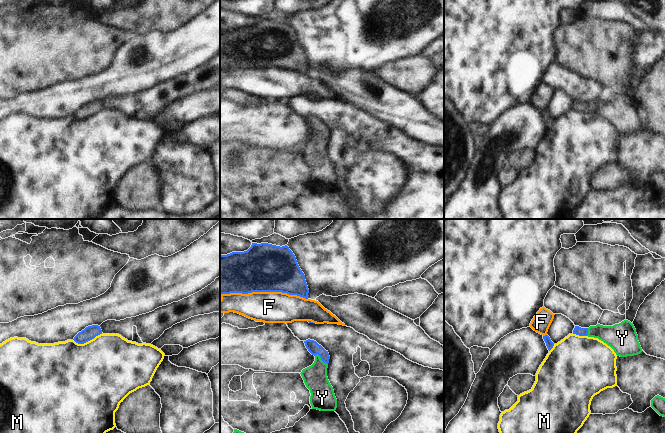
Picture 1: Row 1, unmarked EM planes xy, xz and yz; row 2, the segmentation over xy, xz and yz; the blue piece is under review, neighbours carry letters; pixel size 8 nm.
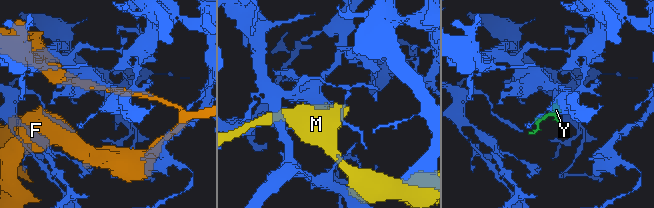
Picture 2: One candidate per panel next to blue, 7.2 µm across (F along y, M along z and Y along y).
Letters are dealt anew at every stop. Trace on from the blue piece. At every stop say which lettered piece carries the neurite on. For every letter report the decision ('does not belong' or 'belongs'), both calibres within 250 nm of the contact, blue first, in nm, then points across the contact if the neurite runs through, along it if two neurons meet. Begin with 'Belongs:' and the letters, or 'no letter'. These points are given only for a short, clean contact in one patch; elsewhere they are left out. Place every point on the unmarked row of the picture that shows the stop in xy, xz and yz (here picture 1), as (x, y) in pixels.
Belongs: Y
F: does not belong | 380/260 nm
M: does not belong | 110/500 nm
Y: belongs | 100/190 nm | across xz (314, 124), (320, 133), (320, 142), (315, 154)

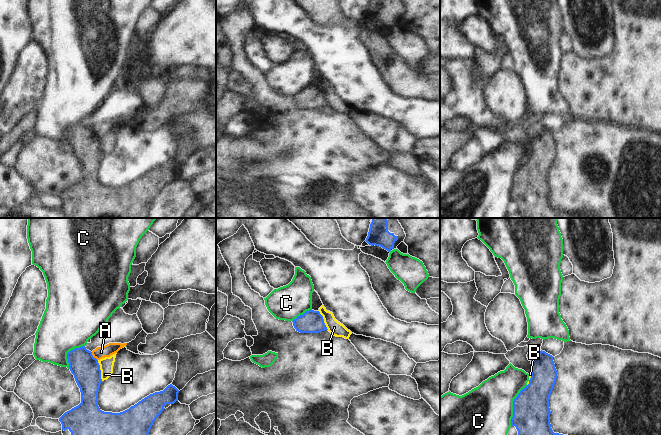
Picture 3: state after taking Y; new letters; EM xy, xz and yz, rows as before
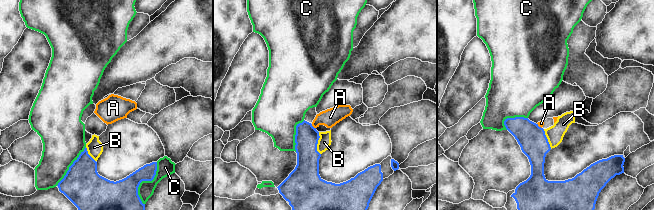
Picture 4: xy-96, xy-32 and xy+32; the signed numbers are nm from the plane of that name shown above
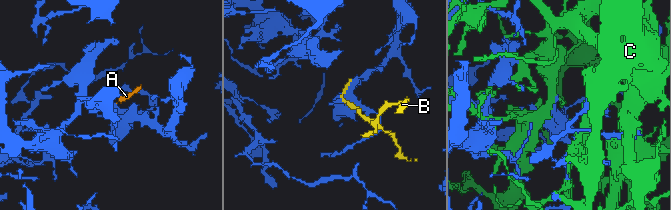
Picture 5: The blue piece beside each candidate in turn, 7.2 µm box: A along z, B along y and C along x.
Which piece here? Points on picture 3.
Belongs: no letter
A: does not belong | 220/100 nm | along xy (91, 128), (97, 136)
B: does not belong | 220/110 nm
C: does not belong | 300/440 nm

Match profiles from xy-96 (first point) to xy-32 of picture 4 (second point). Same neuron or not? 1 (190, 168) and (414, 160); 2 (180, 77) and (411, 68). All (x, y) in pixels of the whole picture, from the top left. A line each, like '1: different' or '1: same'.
1: different
2: same

